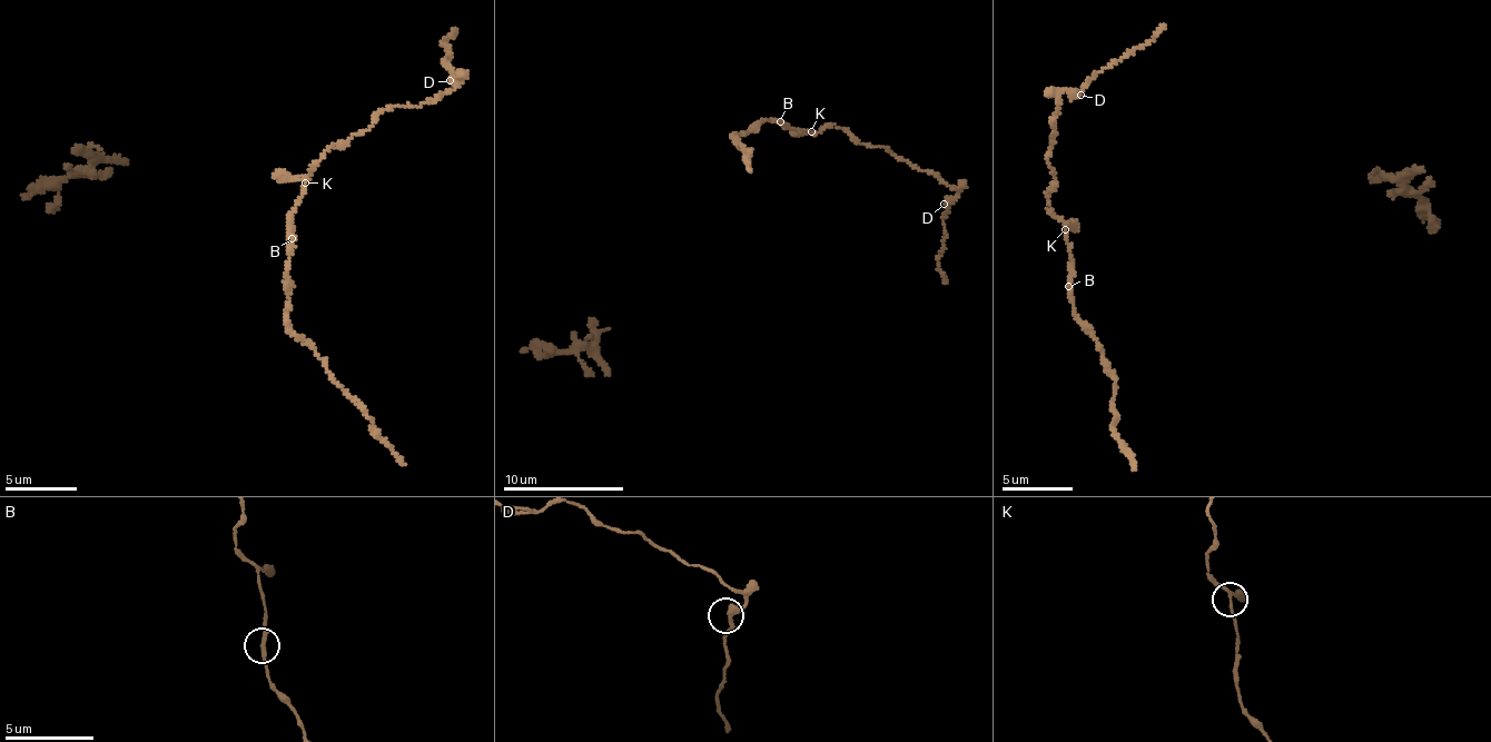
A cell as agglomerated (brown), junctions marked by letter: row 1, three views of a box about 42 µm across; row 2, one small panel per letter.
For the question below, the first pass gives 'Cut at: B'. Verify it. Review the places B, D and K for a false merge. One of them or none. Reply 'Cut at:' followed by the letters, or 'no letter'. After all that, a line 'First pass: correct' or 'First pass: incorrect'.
Cut at: no letter
First pass: incorrect

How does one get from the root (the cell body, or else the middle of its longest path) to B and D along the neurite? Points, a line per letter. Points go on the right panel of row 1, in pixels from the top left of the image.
B: (1076, 225), (1070, 223), (1065, 229), (1072, 263), (1068, 287)
D: (1076, 225), (1053, 213), (1047, 200), (1055, 172), (1047, 156), (1059, 96), (1063, 92), (1080, 95)

